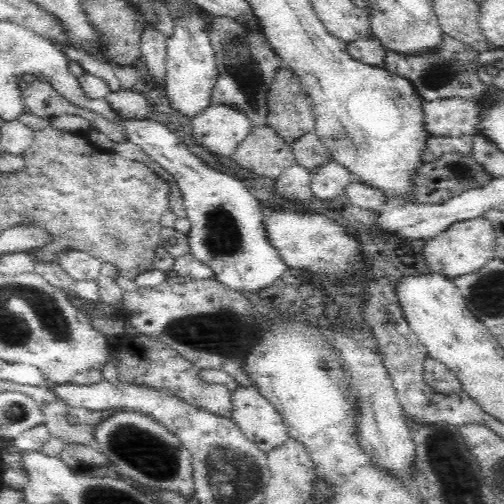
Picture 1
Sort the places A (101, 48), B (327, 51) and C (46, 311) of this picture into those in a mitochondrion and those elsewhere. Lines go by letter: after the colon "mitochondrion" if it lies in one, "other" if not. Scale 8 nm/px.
A: other
B: other
C: mitochondrion

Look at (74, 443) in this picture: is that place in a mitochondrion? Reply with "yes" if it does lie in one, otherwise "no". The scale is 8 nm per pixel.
no

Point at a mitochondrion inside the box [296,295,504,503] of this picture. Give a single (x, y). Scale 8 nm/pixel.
(442, 446)

